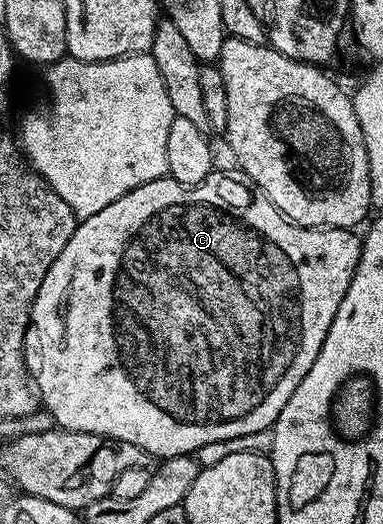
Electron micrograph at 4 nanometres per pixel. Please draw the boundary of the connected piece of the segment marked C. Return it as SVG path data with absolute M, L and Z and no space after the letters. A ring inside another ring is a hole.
M213 171L201 184L190 187L182 185L180 181L174 181L170 175L158 177L156 181L145 183L141 187L121 195L121 199L117 199L113 203L109 203L109 207L97 211L97 215L89 215L76 224L69 243L65 243L61 255L57 255L57 259L53 259L53 267L49 267L45 279L41 279L41 291L37 291L37 299L31 308L31 321L27 325L25 343L23 344L23 358L27 364L28 374L37 390L38 400L41 402L42 408L43 405L47 408L48 415L55 420L52 422L58 428L77 431L78 433L92 433L102 437L112 437L125 443L133 443L144 449L152 458L164 459L195 455L198 454L201 447L205 447L205 443L237 439L241 435L253 435L257 431L271 429L274 426L276 419L285 407L285 403L289 403L289 395L293 395L297 383L301 383L301 379L305 379L309 367L313 367L313 363L325 343L325 335L337 315L337 307L341 307L341 299L345 299L345 291L349 291L349 283L355 274L355 268L363 250L363 243L360 234L349 229L306 229L304 225L297 225L293 221L288 221L280 213L279 208L257 186L252 185L250 181L242 176L239 177L230 177L227 173Z

